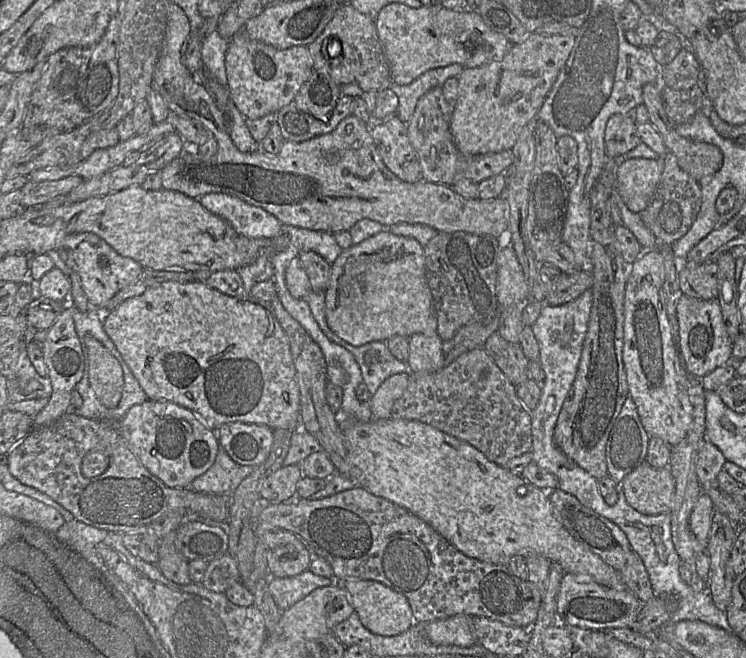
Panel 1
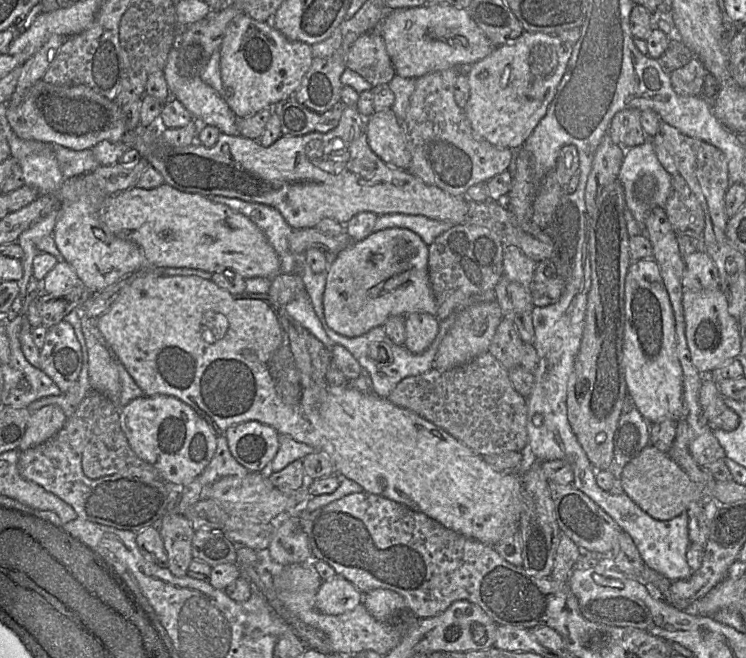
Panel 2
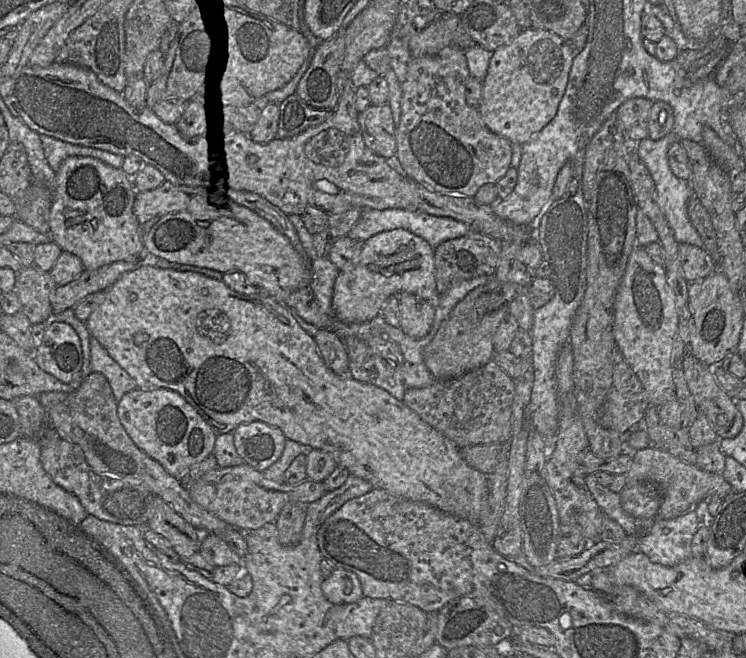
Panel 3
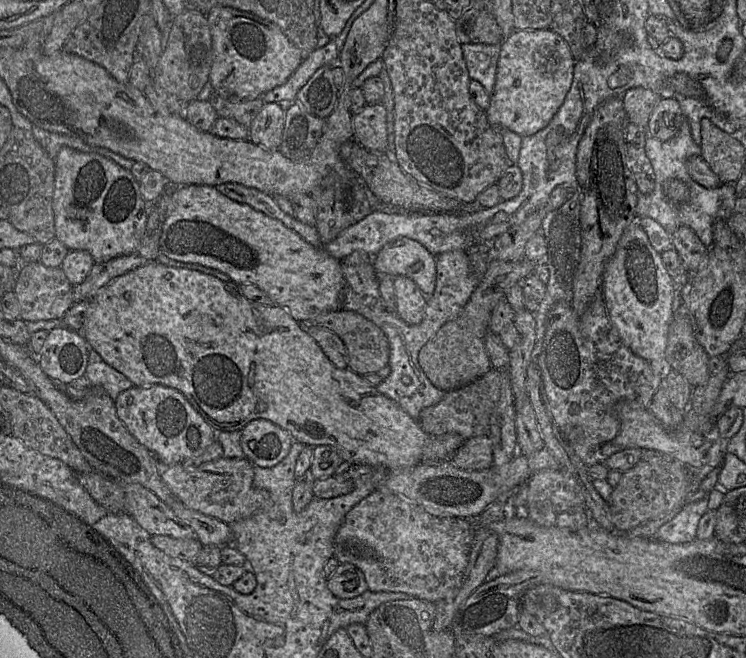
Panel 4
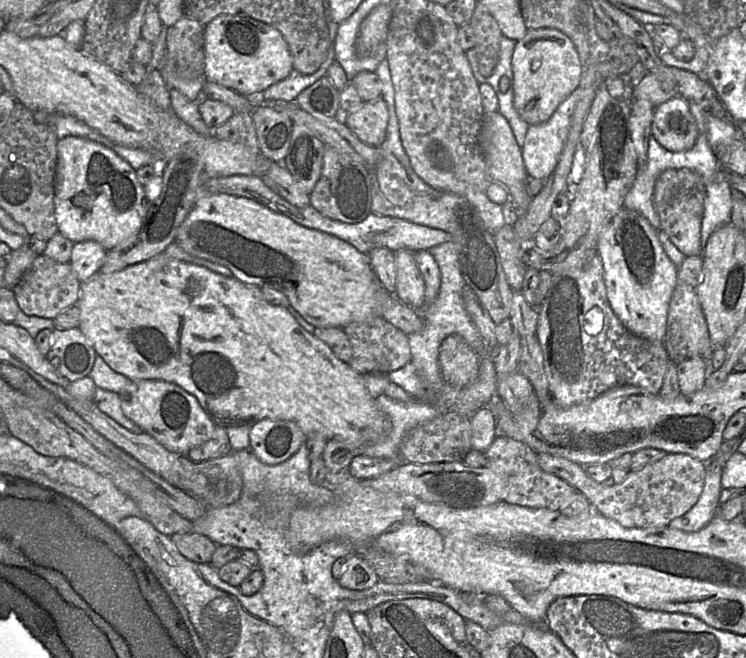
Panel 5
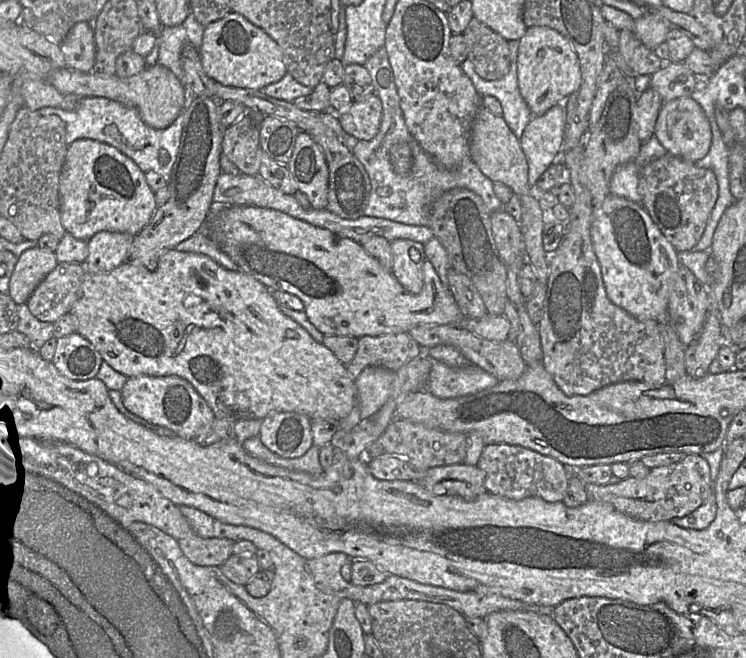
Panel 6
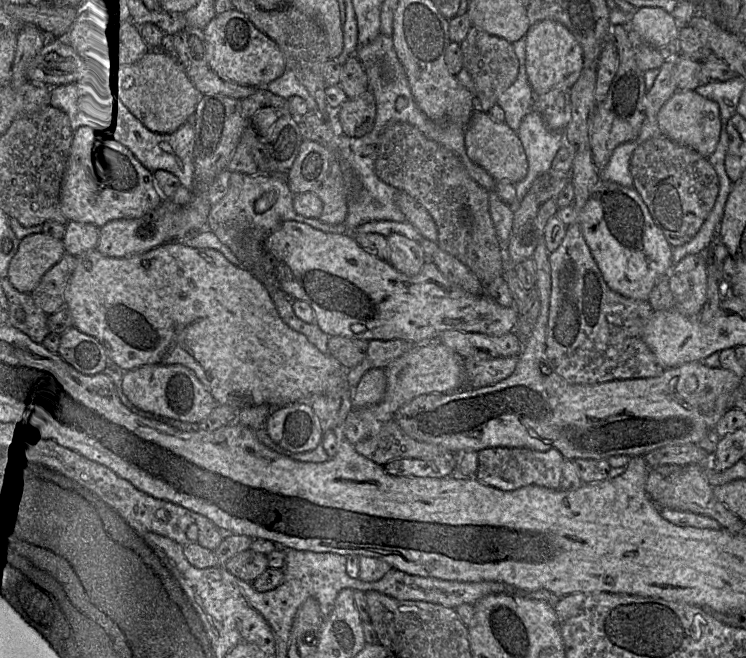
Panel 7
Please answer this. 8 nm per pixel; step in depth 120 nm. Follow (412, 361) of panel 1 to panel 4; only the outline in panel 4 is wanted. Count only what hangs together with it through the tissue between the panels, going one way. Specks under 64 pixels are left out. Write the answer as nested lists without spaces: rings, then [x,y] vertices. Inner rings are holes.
[[[394,277],[394,288],[397,299],[397,314],[409,325],[417,325],[425,317],[427,297],[416,283],[408,277]]]

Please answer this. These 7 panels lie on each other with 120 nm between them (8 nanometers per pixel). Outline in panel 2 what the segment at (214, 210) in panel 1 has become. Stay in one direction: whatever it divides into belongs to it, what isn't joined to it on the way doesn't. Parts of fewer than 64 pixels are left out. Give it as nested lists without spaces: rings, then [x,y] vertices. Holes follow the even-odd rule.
[[[207,197],[214,203],[224,204],[235,212],[249,217],[275,249],[280,259],[280,273],[290,274],[295,272],[296,256],[290,252],[288,242],[294,229],[289,226],[278,210],[264,204],[246,202],[237,198]]]

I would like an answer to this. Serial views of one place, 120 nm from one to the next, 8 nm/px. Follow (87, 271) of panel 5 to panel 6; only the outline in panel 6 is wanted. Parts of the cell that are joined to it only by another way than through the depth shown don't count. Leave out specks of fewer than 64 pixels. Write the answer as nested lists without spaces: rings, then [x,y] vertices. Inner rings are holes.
[[[100,231],[87,241],[88,256],[84,267],[91,273],[107,273],[129,260],[134,236]]]

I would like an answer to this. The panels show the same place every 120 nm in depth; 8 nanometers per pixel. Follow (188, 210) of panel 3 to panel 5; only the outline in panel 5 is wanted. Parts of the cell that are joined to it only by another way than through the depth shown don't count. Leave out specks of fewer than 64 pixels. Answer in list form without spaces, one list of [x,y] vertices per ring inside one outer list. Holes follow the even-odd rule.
[[[212,192],[203,196],[196,202],[184,222],[179,227],[175,243],[189,255],[227,267],[232,271],[235,278],[246,284],[251,284],[259,287],[269,286],[282,292],[289,300],[289,308],[293,308],[294,310],[296,310],[307,322],[312,324],[314,327],[336,327],[343,329],[345,326],[352,322],[363,322],[377,316],[377,292],[379,291],[381,284],[371,267],[369,255],[359,252],[350,243],[341,240],[333,235],[304,227],[293,221],[291,218],[276,213],[254,200],[217,192]]]

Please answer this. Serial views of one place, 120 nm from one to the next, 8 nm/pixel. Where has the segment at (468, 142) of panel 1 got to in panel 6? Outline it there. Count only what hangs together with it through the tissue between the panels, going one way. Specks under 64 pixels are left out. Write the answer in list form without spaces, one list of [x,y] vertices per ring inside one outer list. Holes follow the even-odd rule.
[[[545,26],[527,28],[519,40],[517,77],[521,96],[534,116],[562,104],[580,84],[579,59],[570,42],[556,30]]]

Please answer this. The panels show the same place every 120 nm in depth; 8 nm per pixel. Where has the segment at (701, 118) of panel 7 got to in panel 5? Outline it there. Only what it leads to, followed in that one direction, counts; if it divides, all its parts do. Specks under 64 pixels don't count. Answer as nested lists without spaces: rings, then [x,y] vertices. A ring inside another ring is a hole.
[[[673,97],[655,108],[651,135],[666,150],[690,150],[698,137],[698,128],[690,104],[682,97]]]

